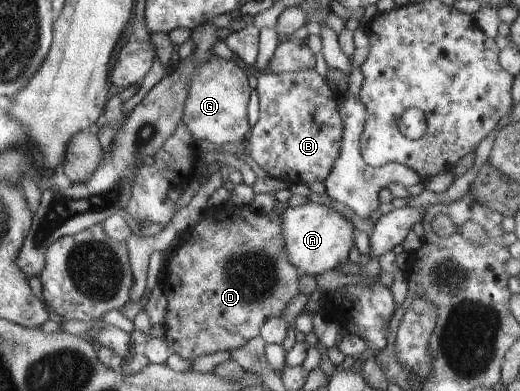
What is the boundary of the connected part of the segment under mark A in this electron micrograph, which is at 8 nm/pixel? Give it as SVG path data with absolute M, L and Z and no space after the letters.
M308 201L296 207L289 206L281 219L290 262L297 269L304 269L307 275L316 276L337 267L347 259L353 247L353 223L327 204Z

